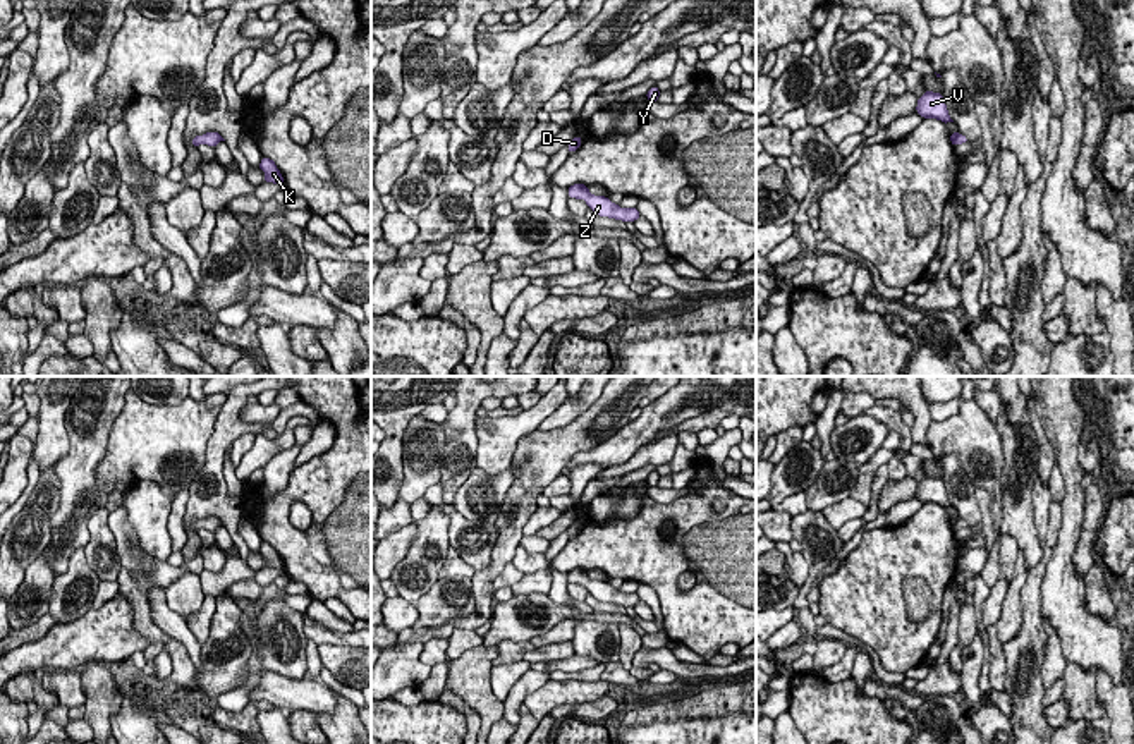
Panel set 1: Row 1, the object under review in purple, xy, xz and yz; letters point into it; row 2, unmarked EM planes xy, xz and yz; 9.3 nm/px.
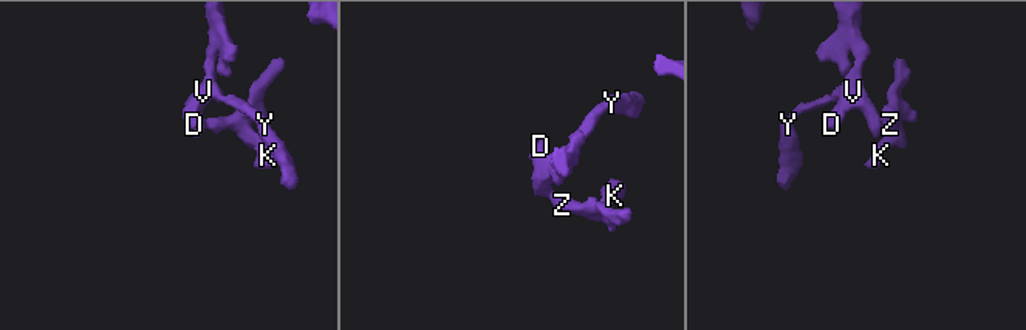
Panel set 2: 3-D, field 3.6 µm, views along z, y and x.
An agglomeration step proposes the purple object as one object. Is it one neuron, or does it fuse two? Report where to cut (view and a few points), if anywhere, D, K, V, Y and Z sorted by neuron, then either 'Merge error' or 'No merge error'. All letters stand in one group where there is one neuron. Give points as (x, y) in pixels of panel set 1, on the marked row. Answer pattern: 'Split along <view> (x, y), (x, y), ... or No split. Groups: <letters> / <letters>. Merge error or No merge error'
No split. Groups: D K V Y Z. No merge error

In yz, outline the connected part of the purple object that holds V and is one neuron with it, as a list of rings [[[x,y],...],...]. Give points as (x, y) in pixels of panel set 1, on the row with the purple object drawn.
[[[926,89],[924,95],[918,98],[916,112],[923,119],[936,119],[942,120],[943,124],[954,122],[948,115],[942,93],[933,93]]]

